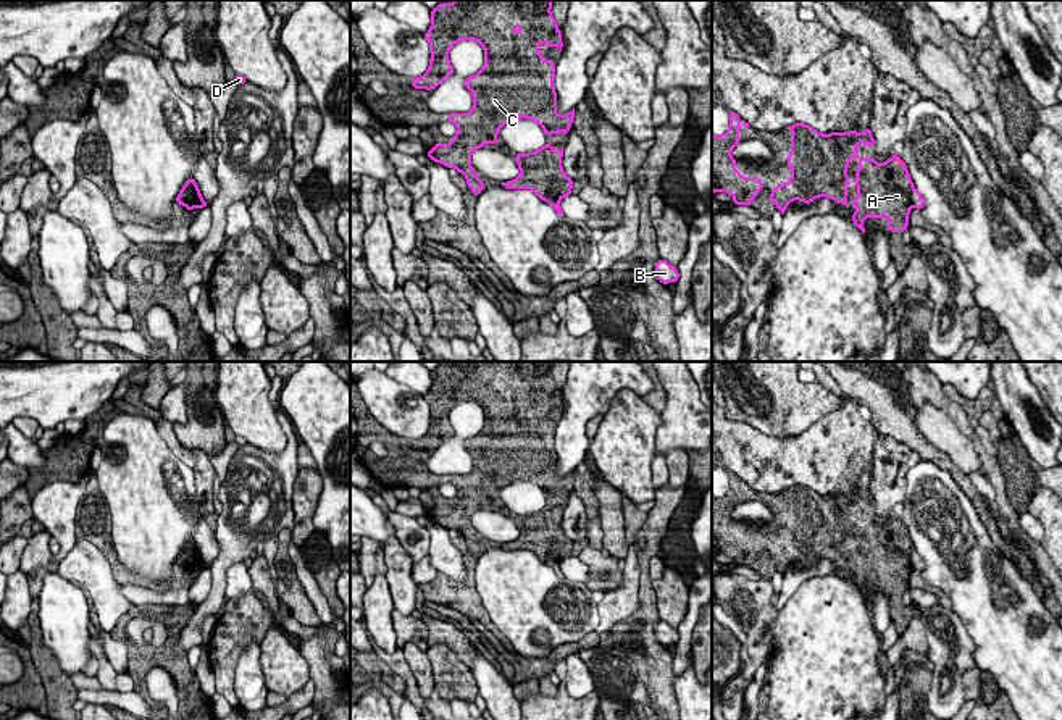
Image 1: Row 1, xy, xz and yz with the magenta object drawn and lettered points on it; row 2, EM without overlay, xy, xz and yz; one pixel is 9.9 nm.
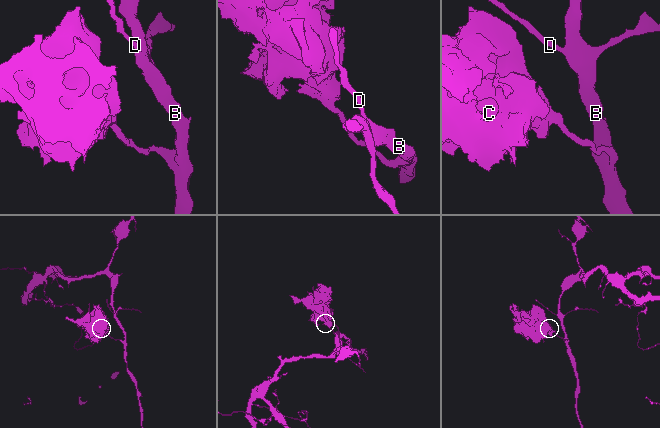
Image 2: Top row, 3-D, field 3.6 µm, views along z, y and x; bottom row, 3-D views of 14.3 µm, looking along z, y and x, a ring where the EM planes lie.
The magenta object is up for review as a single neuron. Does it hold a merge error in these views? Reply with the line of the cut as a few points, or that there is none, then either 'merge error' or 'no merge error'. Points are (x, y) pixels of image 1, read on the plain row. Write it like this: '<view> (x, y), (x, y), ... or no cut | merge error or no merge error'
yz (912, 546), (911, 567) | merge error

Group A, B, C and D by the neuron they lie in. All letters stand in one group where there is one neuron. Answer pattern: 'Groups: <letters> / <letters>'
Groups: A C / B D

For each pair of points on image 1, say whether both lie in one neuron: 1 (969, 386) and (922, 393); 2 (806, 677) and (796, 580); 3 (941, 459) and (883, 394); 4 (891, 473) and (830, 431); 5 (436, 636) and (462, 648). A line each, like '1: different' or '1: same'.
1: different
2: different
3: same
4: different
5: same

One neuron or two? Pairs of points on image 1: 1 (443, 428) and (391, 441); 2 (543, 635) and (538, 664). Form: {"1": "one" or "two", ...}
{"1": "one", "2": "two"}

